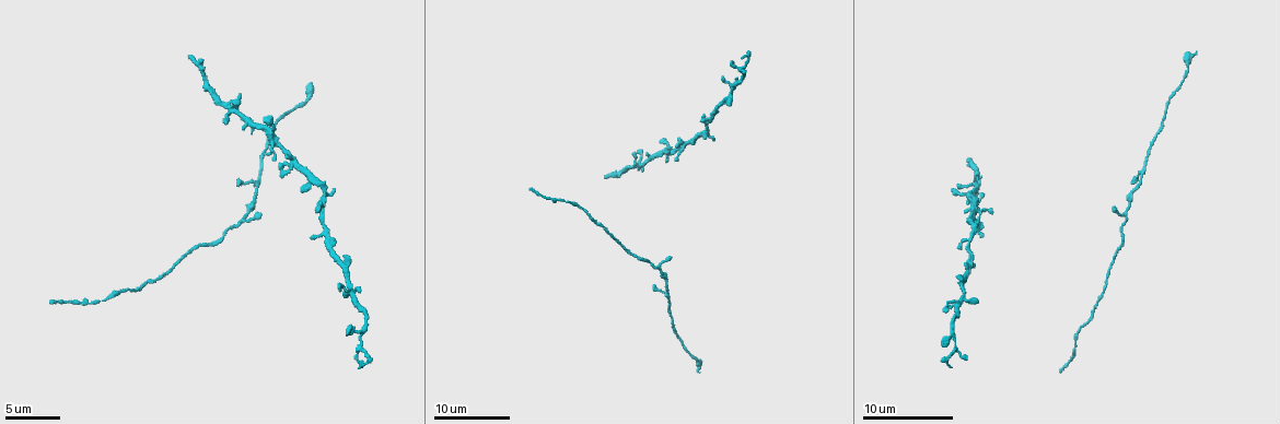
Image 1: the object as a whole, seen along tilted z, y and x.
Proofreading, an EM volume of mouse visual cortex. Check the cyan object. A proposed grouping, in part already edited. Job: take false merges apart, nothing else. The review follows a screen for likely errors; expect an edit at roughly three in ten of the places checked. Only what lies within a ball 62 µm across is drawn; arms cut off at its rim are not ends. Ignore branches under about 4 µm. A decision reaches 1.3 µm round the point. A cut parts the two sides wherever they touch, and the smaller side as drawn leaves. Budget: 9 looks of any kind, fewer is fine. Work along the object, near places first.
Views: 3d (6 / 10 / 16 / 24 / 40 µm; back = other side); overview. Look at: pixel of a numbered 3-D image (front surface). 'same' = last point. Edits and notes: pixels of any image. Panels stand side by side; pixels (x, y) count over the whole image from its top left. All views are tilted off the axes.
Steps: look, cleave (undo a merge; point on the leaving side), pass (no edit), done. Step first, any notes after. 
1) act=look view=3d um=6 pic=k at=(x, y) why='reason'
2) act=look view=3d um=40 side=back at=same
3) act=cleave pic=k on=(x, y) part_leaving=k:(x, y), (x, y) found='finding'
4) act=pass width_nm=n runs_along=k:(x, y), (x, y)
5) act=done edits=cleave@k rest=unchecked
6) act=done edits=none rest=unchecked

act=look view=3d um=6 pic=1 at=(963, 301) why='sudden change in width'

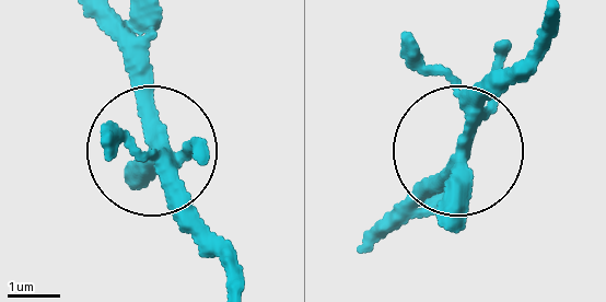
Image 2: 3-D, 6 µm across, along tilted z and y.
act=pass arms=4 found='all the same neuron'

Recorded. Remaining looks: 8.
act=look view=3d um=10 pic=1 at=(974, 228) why='four-way junction'

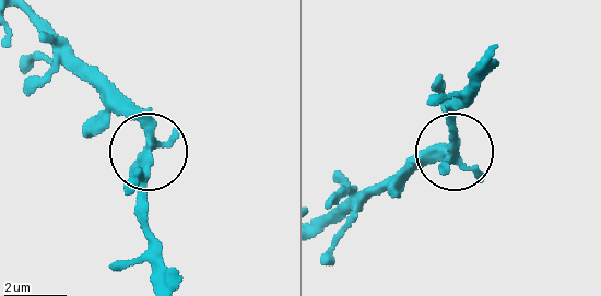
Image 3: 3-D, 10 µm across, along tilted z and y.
act=pass arms=4 found='continuous, no second neuron'

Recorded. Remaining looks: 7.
act=look view=3d um=10 pic=1 at=(974, 206) why='four arms meet'

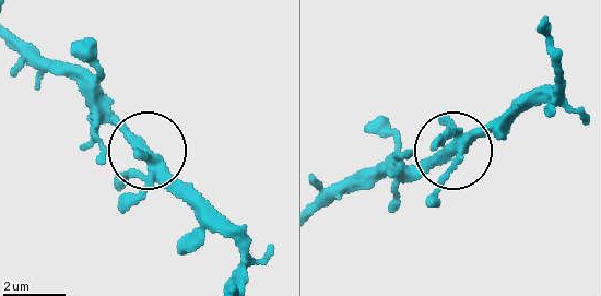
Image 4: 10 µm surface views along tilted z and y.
act=look view=3d um=10 side=back pic=4 at=(451, 149) why='other side'

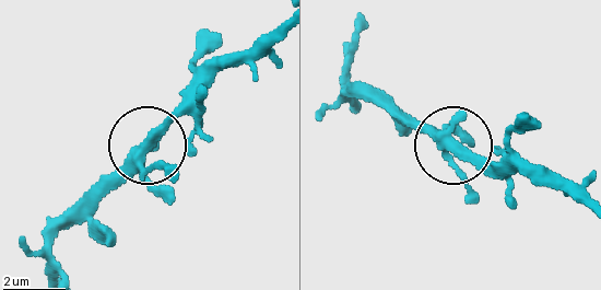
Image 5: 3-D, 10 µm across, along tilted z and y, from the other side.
act=pass width_nm=310 runs_along=5:(474, 201), (446, 148), (534, 172) found='all the same neuron'

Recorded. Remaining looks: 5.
act=look view=3d um=16 pic=1 at=(127, 289) why='calibre changes'

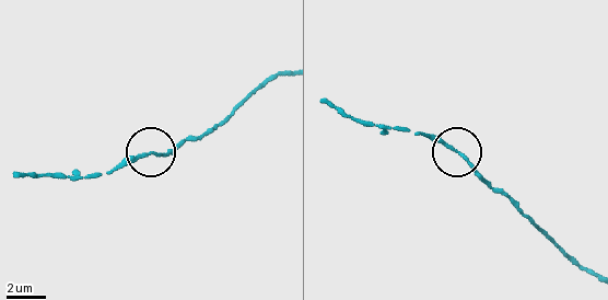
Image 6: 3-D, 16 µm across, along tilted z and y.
act=look view=3d um=16 side=back pic=6 at=(146, 155)

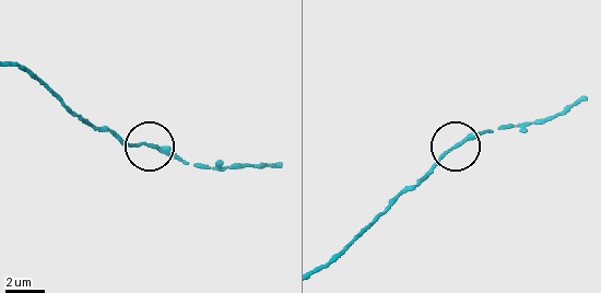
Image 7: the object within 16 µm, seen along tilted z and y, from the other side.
act=pass found='all the same neuron'

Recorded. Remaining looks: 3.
act=look view=3d um=16 pic=1 at=(1124, 216) why='three-way junction'

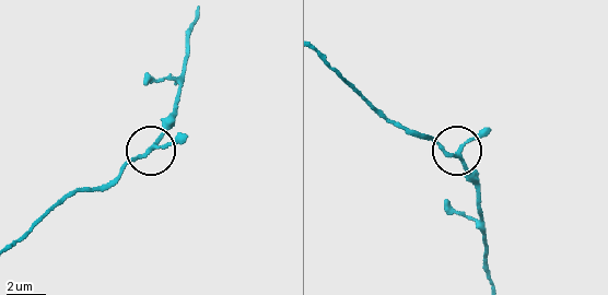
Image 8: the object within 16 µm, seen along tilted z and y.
act=look view=3d um=16 side=back pic=8 at=(458, 155)

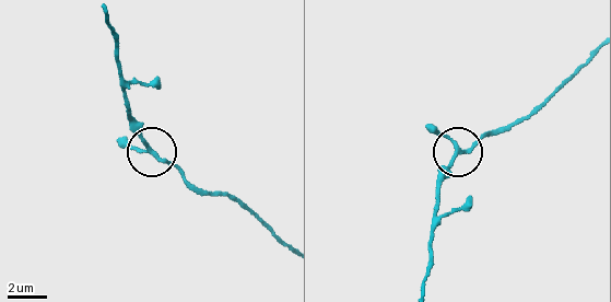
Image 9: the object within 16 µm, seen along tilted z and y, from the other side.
act=pass side_arm_um=22 found='all the same neuron'

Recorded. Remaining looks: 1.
act=done edits=none rest=unchecked

